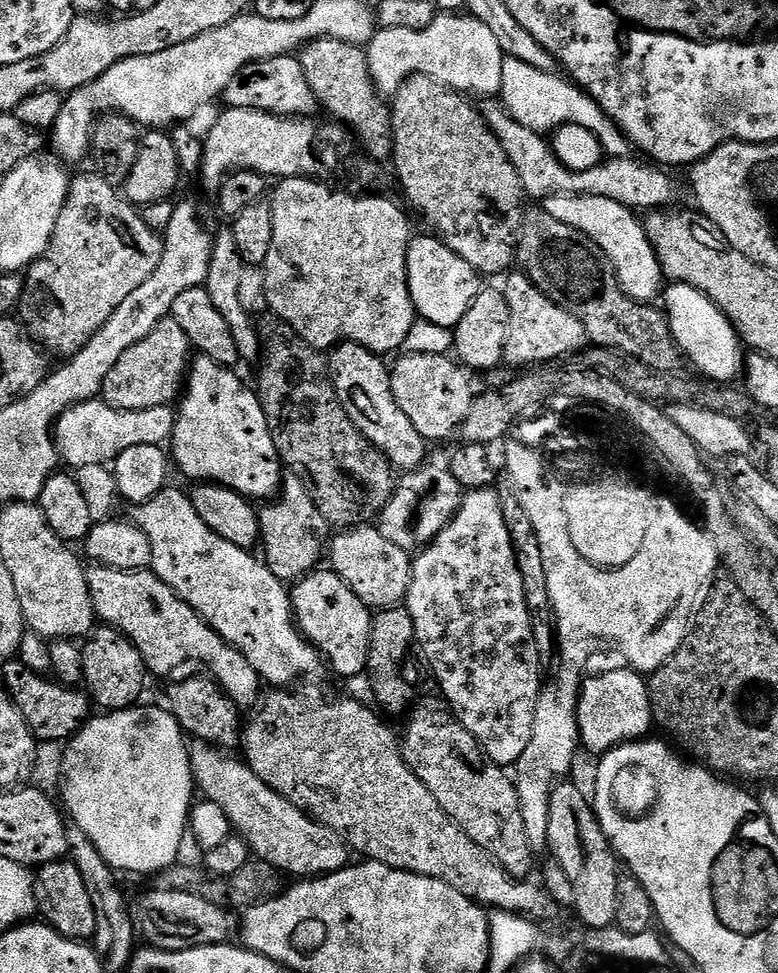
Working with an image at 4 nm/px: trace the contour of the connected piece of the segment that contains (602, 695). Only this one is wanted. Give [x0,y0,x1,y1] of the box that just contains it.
[576,666,654,754]

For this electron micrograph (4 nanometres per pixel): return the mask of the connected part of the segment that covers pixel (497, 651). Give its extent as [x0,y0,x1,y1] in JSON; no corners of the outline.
[406,487,542,766]

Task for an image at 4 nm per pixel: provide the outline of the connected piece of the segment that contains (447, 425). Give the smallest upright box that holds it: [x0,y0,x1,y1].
[391,352,478,442]

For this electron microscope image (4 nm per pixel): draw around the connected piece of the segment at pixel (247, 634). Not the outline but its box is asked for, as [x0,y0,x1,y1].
[131,486,322,686]

